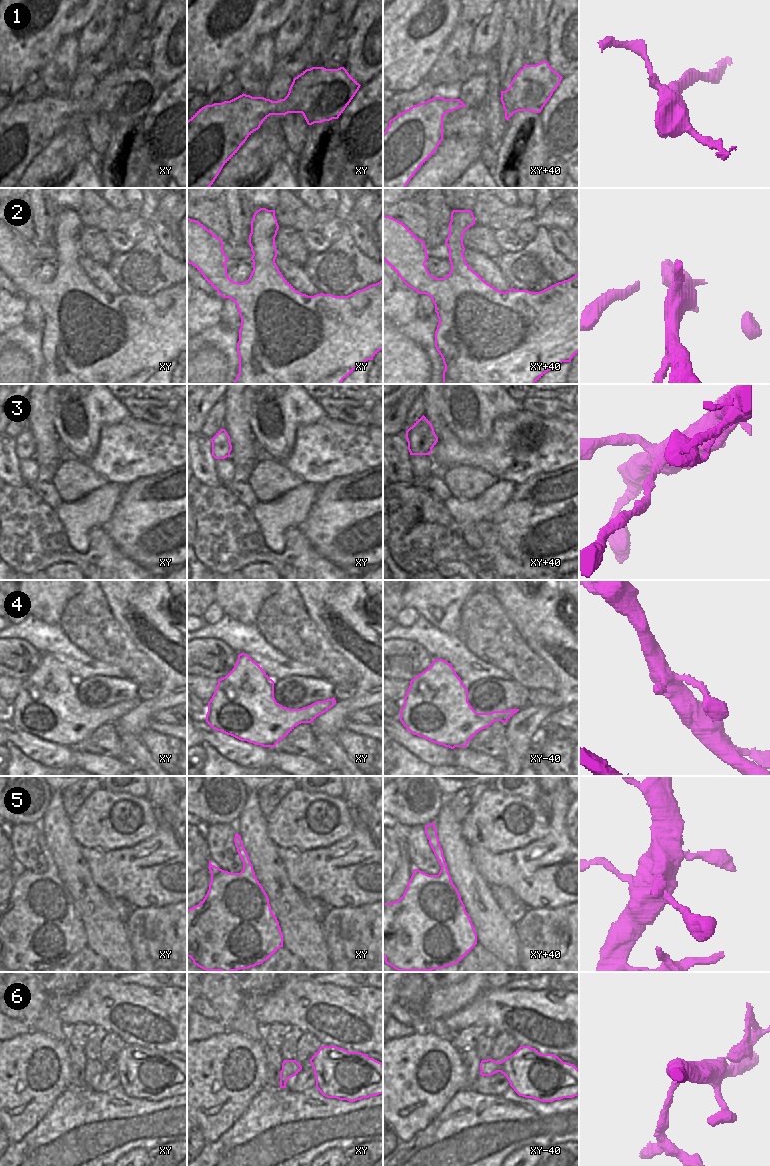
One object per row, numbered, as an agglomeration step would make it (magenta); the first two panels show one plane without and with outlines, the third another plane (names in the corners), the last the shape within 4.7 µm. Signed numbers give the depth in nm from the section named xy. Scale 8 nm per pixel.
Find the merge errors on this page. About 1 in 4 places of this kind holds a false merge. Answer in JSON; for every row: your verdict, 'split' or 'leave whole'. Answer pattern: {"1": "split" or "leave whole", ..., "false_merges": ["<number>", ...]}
{"1": "leave whole", "2": "leave whole", "3": "split", "4": "leave whole", "5": "leave whole", "6": "split", "false_merges": ["3", "6"]}

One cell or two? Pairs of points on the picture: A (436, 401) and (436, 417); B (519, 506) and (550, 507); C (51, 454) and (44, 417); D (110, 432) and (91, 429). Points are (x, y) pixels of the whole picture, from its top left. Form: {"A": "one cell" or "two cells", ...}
{"A": "one cell", "B": "one cell", "C": "one cell", "D": "two cells"}

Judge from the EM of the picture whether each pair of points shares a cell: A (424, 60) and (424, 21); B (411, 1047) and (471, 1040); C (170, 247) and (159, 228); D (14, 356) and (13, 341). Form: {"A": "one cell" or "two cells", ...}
{"A": "one cell", "B": "two cells", "C": "one cell", "D": "two cells"}

